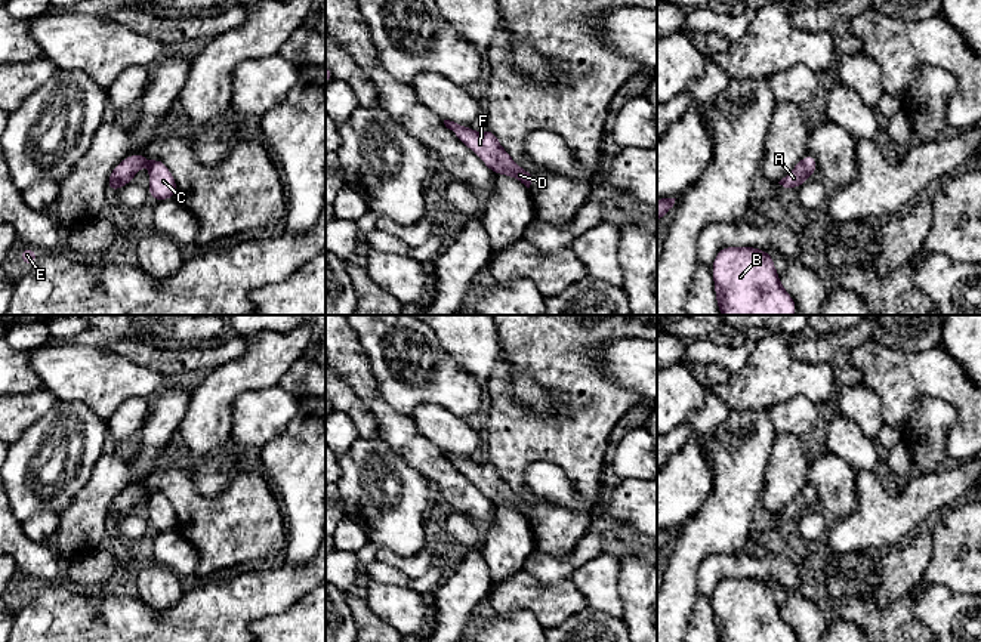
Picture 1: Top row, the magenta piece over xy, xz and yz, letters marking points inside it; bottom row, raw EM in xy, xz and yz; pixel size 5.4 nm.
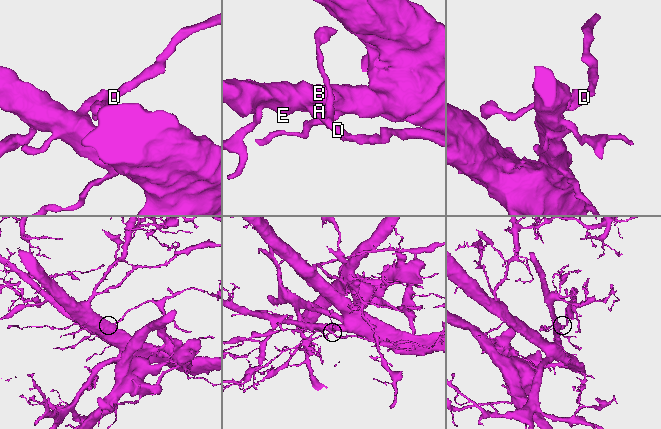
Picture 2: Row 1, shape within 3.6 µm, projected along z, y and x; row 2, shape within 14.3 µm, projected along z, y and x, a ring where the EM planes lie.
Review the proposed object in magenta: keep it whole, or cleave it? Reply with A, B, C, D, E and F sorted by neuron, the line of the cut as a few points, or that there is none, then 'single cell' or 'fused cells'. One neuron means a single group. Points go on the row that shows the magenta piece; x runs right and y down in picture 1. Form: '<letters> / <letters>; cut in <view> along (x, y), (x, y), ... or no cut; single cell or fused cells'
A B C D E F; no cut; single cell

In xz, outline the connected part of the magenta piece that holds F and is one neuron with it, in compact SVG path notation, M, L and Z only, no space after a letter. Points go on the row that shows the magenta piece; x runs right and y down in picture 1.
M444 120L450 129L469 149L476 154L484 164L496 175L506 175L518 179L527 188L531 185L531 175L518 166L513 158L500 145L491 129L485 132L473 132L469 126L462 126L450 120Z

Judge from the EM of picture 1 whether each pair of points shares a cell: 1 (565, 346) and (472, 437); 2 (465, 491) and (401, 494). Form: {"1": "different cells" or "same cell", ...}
{"1": "different cells", "2": "different cells"}

